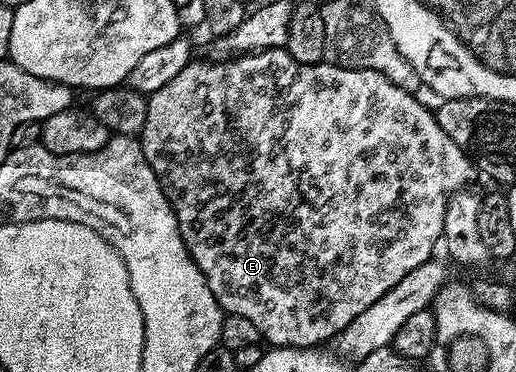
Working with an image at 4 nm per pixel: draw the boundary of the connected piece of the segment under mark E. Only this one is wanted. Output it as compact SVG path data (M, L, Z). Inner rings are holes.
M270 47L267 51L256 51L249 55L239 55L225 61L209 62L189 62L185 69L178 73L176 77L173 77L162 88L156 89L155 92L148 95L146 100L148 117L144 121L144 129L140 136L144 157L148 161L148 165L152 165L152 173L156 173L156 177L162 186L162 192L166 195L168 202L176 213L176 221L178 222L178 229L184 245L190 251L190 256L196 261L198 268L204 273L204 277L208 281L208 289L212 289L212 293L222 307L223 312L239 315L240 317L248 317L248 321L252 321L252 325L256 325L259 336L263 340L267 339L267 344L276 347L317 347L325 344L325 339L333 340L345 327L352 325L352 321L356 317L360 317L360 313L364 313L364 309L368 309L368 305L376 305L376 301L380 301L380 297L384 297L384 293L388 293L388 289L392 289L392 285L396 285L396 281L408 277L408 273L412 273L412 269L424 265L432 258L435 254L434 246L437 243L439 246L442 239L444 213L446 212L448 201L457 191L463 190L469 184L466 182L473 175L476 175L474 163L462 152L460 145L456 145L456 141L452 141L452 137L448 137L448 133L444 133L444 129L440 129L433 110L429 106L426 108L417 99L419 97L417 94L400 89L400 85L392 85L392 81L388 81L388 77L384 77L384 73L376 73L372 69L356 69L353 71L347 67L339 67L329 61L301 63L293 59L289 51L281 47Z

